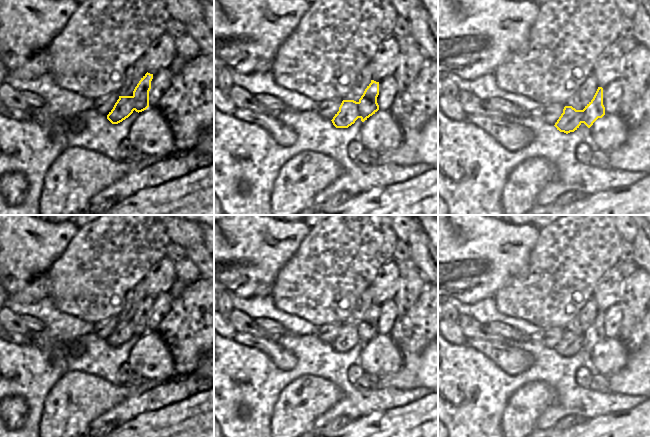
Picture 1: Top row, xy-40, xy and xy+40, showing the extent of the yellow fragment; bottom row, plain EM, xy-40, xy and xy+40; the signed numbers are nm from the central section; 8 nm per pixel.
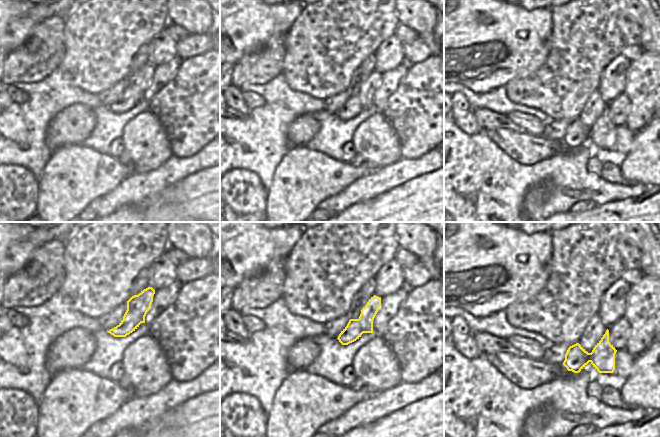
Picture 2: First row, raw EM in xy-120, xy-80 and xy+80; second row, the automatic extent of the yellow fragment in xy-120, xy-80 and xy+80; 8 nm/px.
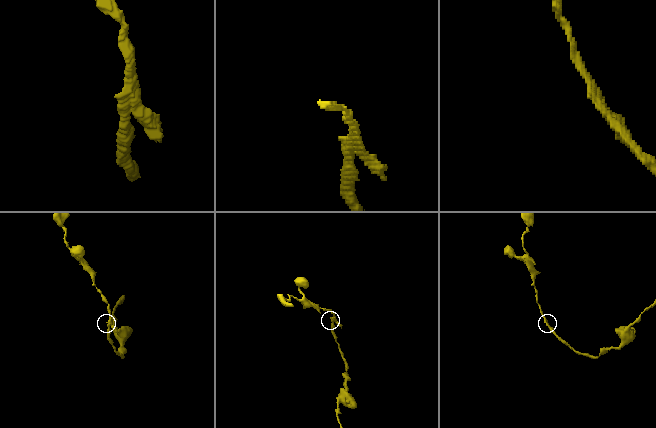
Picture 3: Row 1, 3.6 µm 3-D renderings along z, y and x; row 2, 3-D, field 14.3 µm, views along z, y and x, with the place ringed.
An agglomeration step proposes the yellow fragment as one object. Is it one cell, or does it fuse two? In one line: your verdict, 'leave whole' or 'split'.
split

